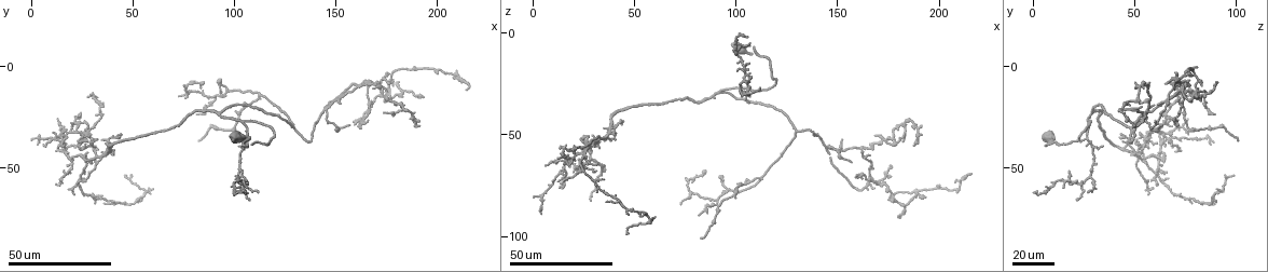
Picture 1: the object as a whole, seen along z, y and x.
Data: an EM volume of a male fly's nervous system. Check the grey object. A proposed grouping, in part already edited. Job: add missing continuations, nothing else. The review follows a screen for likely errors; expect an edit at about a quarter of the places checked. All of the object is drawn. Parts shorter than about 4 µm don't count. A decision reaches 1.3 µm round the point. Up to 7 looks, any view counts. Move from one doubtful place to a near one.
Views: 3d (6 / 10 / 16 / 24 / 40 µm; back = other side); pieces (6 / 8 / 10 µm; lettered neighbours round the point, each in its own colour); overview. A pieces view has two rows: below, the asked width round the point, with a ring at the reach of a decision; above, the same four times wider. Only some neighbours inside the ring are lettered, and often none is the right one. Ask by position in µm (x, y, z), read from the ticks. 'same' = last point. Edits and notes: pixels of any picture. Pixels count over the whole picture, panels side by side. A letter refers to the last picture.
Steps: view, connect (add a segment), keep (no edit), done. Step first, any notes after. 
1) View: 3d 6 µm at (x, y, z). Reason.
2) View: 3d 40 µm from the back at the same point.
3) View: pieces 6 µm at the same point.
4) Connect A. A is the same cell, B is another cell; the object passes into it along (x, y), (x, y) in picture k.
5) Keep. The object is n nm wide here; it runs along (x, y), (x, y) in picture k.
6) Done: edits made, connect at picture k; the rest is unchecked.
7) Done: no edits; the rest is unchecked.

View: 3d 40 µm at (180, 18, 49). Thin end.

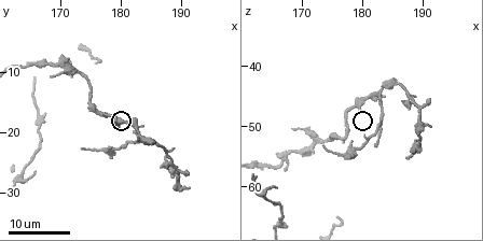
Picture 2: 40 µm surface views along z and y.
View: pieces 6 µm at (179.5, 19.0, 47.5). See the neighbours.

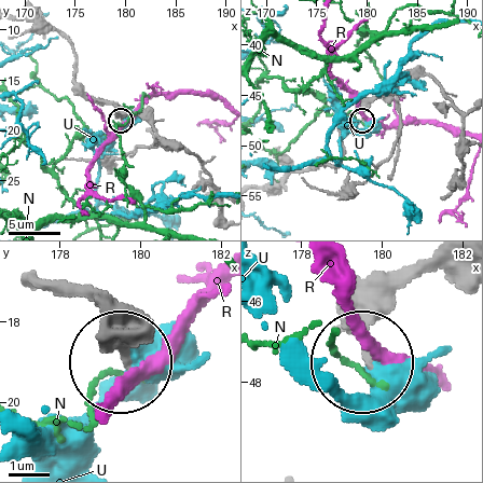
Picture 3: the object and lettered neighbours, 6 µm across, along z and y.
Keep. N, R and U are other cells; none of them fits.

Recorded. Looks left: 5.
View: 3d 24 µm at (158, 28, 64). Branch stops here.

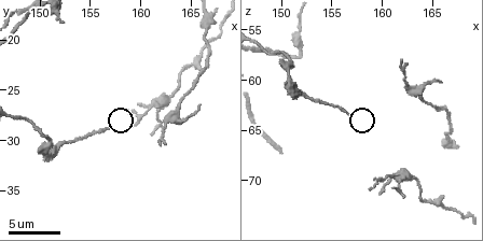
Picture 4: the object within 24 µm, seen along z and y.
View: pieces 10 µm at (156.6, 28.8, 63.4).

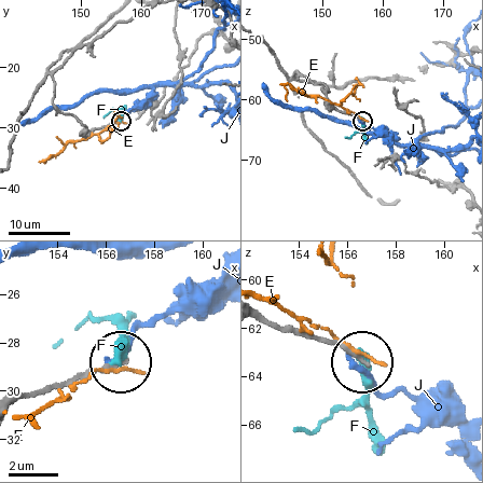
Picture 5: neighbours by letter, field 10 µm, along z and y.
Keep. E, F and J are other cells; it runs along (17, 401), (120, 363) in picture 5; none of them fits.

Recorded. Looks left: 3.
View: pieces 8 µm at (159.0, 27.0, 70.6). Free end.

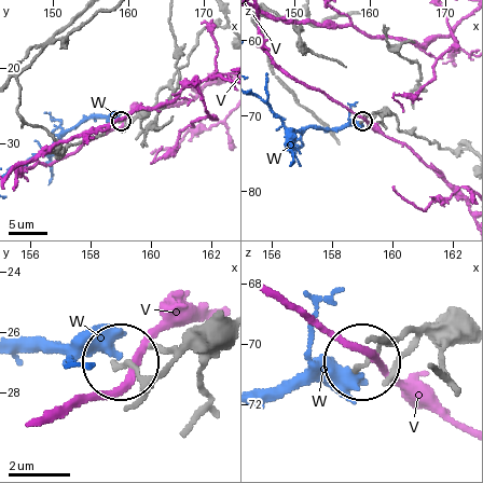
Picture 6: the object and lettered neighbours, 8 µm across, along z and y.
Keep. V and W are other cells; it runs along (443, 149), (400, 130), (392, 114), (373, 113), (362, 121) in picture 6; no lettered segment goes on from it.

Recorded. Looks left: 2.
View: 3d 24 µm at (107, 65, 21). An open end.

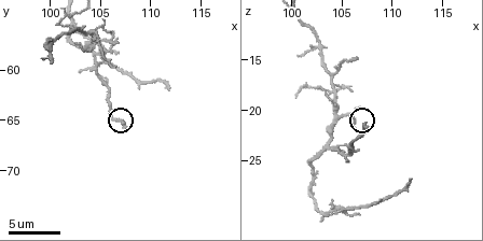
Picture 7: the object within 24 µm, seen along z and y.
View: pieces 10 µm at (107.2, 65.2, 21.4).

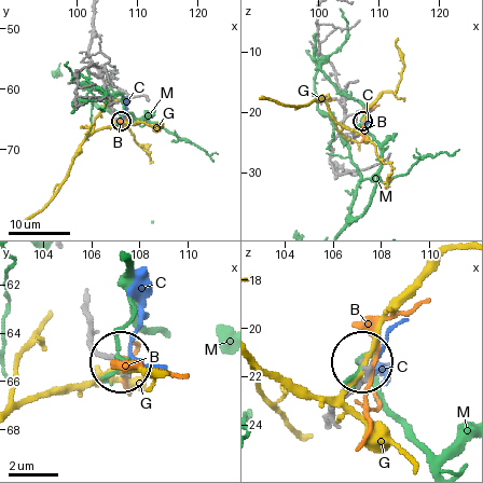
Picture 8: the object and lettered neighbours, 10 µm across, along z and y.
Keep. B, C, G and M are other cells; it runs along (327, 425), (361, 363) in picture 8; no lettered segment goes on from it.

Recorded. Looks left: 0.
Done: no edits; the rest is unchecked.

